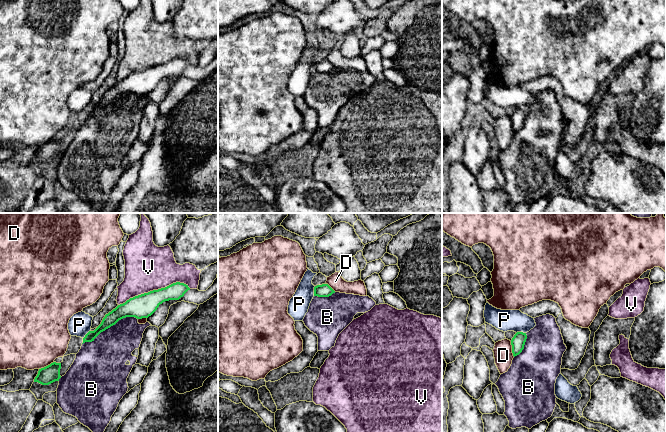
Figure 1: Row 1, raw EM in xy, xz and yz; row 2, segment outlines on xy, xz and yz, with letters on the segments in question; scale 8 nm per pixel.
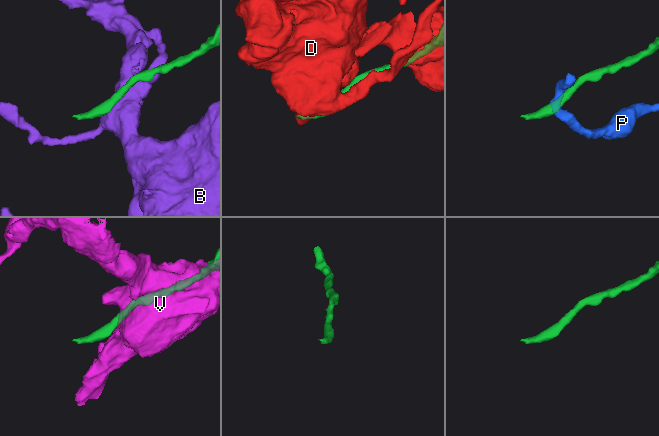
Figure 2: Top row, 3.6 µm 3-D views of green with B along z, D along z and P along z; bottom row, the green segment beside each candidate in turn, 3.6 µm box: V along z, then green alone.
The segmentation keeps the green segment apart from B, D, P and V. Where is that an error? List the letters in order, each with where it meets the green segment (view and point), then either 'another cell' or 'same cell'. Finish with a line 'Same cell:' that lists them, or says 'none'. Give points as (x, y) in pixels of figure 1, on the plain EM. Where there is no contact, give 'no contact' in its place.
B: meets green in xy at (109, 103); another cell
D: meets green in yz at (512, 125); another cell
P: meets green in xz at (314, 67); another cell
V: meets green in xy at (154, 66); another cell
Same cell: none

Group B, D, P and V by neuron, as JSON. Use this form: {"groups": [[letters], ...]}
{"groups": [["B"], ["D"], ["P"], ["V"]]}

